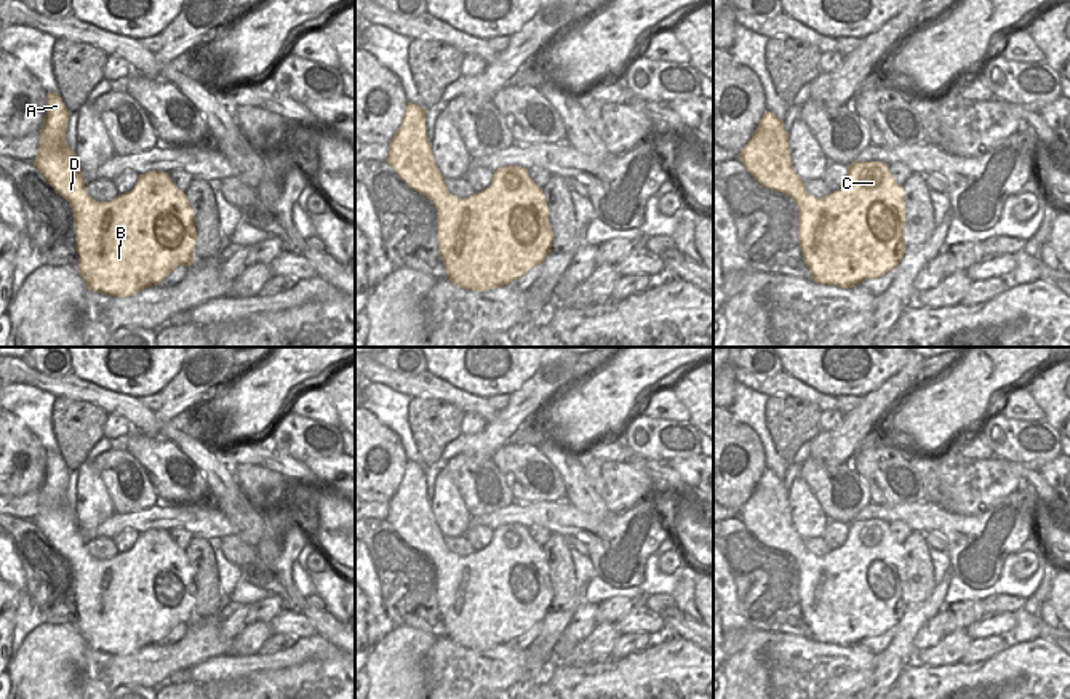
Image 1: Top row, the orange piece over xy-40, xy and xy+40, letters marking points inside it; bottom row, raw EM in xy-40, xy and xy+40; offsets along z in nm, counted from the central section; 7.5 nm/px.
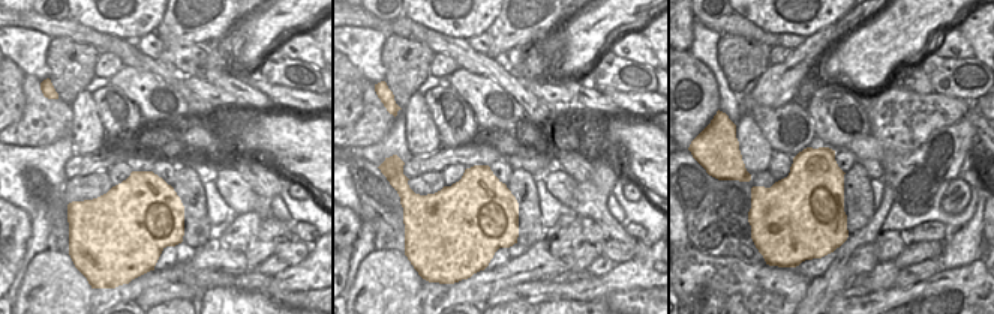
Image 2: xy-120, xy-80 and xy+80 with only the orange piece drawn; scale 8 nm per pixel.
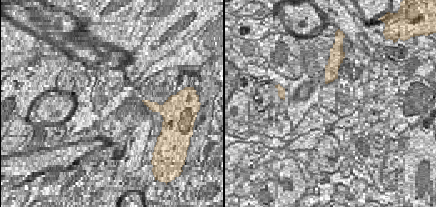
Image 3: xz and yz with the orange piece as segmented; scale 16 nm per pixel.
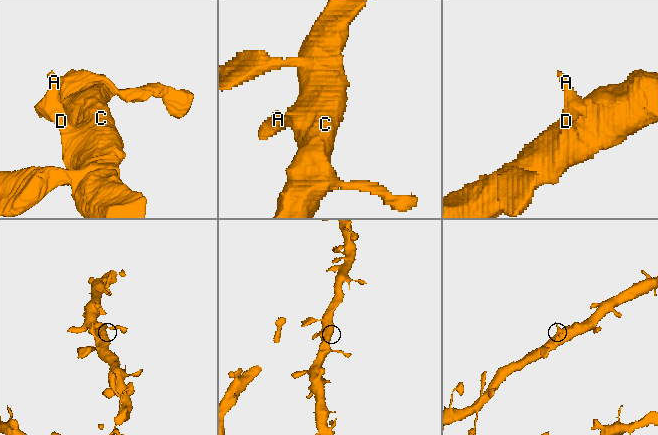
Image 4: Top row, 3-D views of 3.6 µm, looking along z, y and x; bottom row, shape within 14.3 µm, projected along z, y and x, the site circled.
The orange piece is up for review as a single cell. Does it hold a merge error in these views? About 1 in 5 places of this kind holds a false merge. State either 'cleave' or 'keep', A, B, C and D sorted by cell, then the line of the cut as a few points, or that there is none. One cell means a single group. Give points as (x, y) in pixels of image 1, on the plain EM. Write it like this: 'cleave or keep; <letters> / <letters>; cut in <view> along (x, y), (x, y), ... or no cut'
keep; A B C D; no cut

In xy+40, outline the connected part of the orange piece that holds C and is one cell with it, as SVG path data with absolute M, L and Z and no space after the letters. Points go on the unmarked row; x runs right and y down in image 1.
M765 469L755 491L739 518L766 547L789 553L798 565L798 603L811 638L819 643L852 646L867 637L878 637L897 625L904 603L905 561L899 544L883 520L854 520L848 525L846 542L822 557L804 549L792 525L789 489L771 470Z

